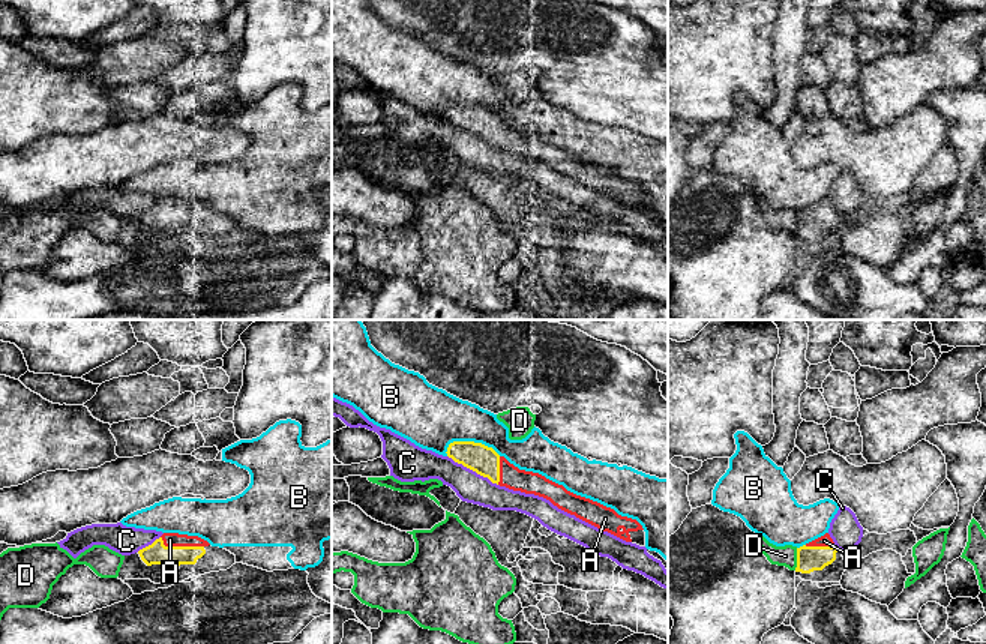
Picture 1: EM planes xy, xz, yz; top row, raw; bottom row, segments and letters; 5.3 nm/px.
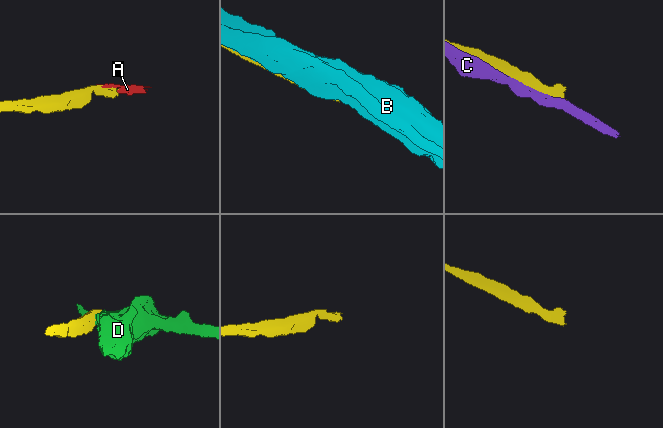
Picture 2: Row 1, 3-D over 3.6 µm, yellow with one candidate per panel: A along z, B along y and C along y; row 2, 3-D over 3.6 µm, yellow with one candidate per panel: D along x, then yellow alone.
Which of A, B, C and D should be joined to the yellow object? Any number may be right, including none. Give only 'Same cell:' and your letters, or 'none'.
Same cell: A

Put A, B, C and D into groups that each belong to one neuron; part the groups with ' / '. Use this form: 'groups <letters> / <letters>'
groups A / B / C / D

